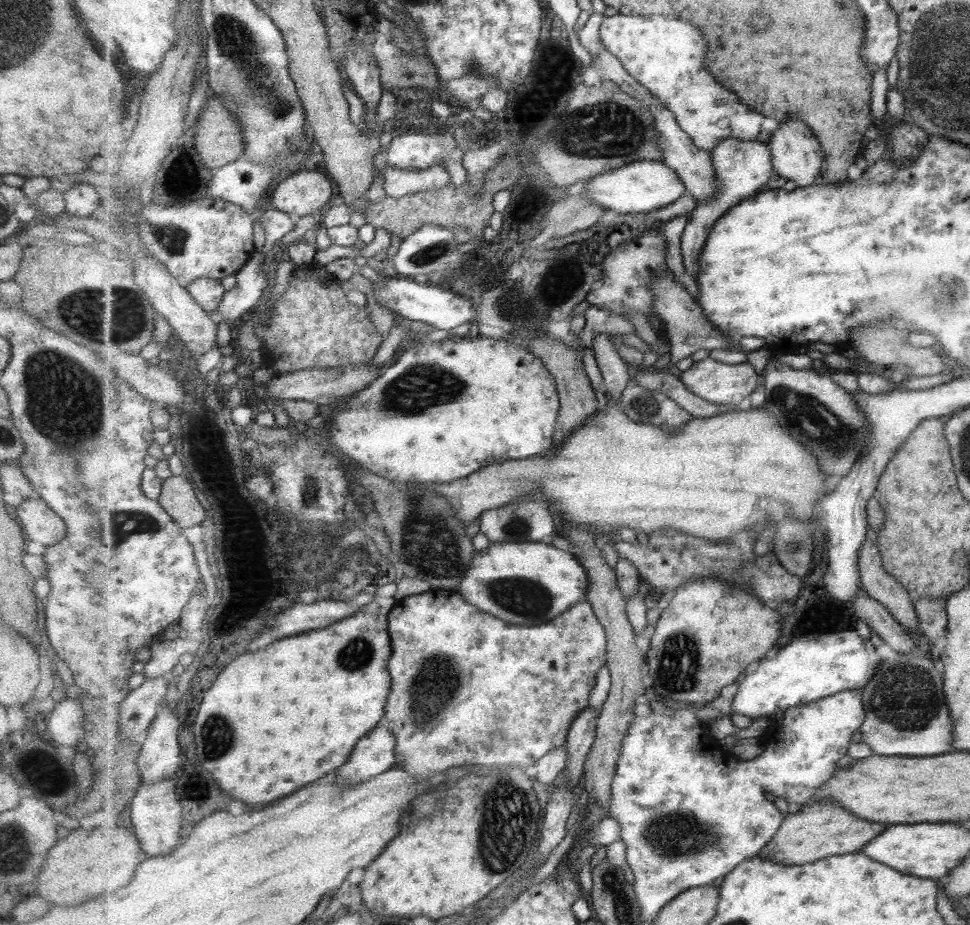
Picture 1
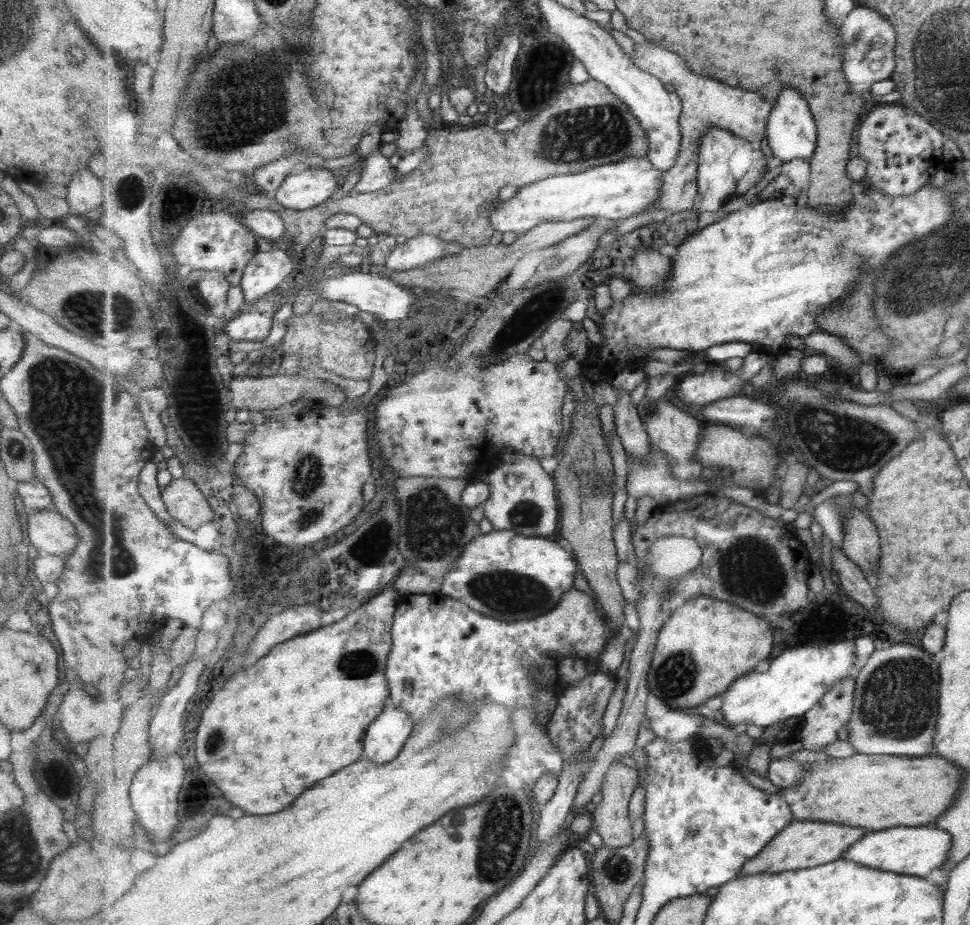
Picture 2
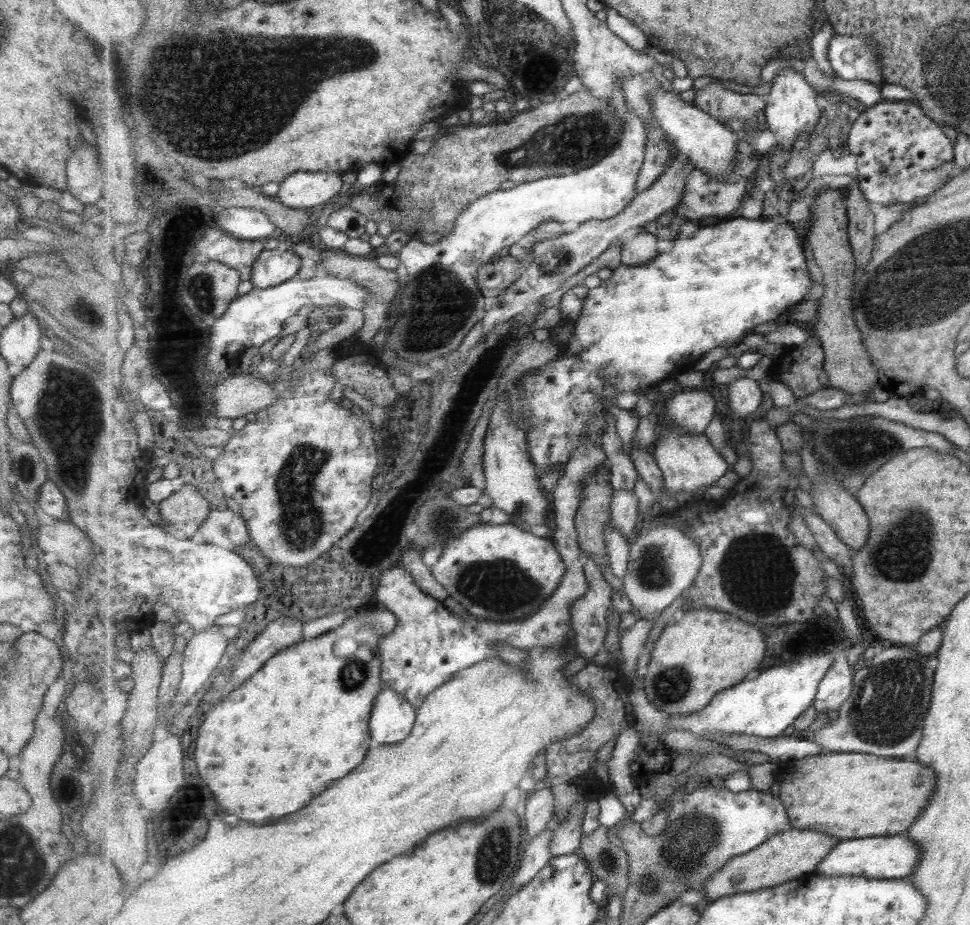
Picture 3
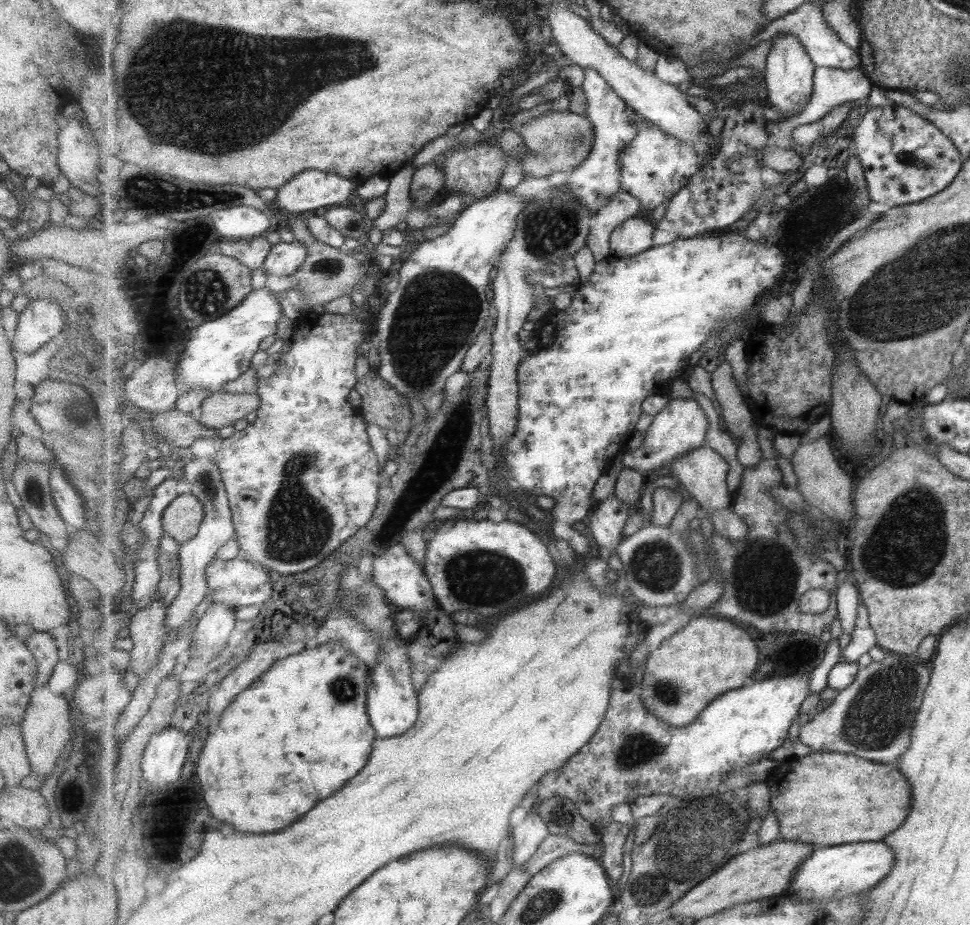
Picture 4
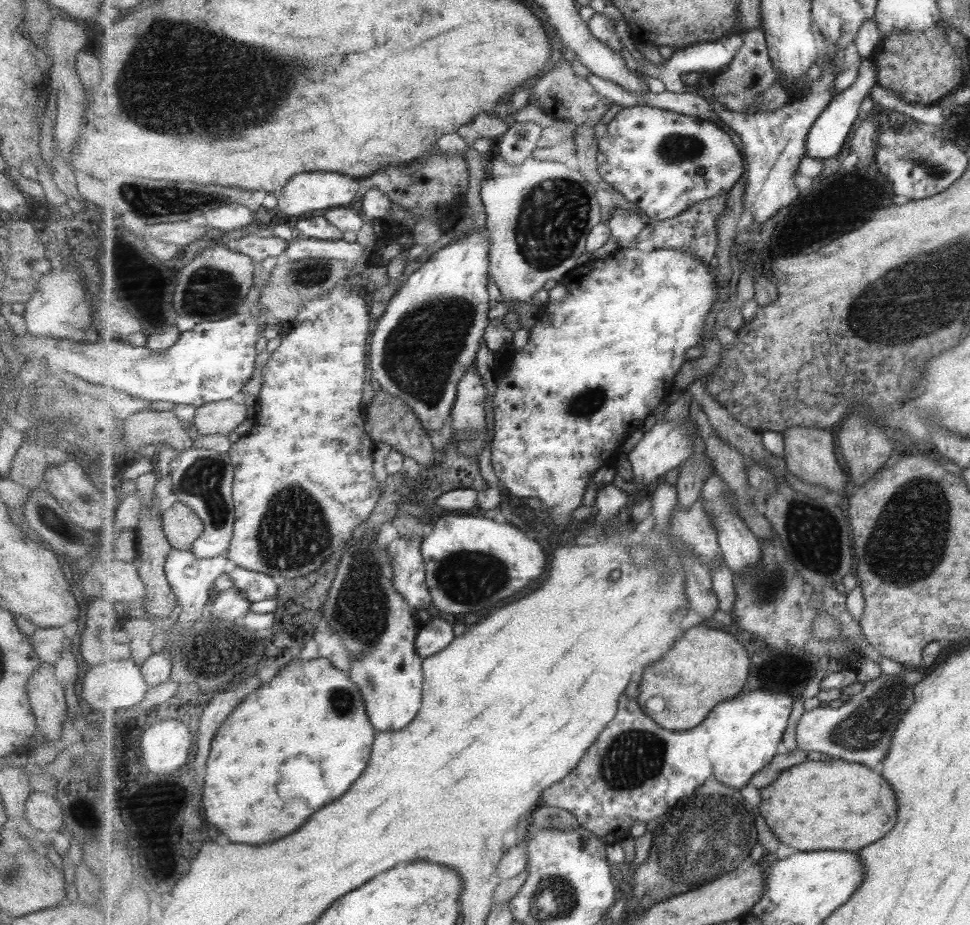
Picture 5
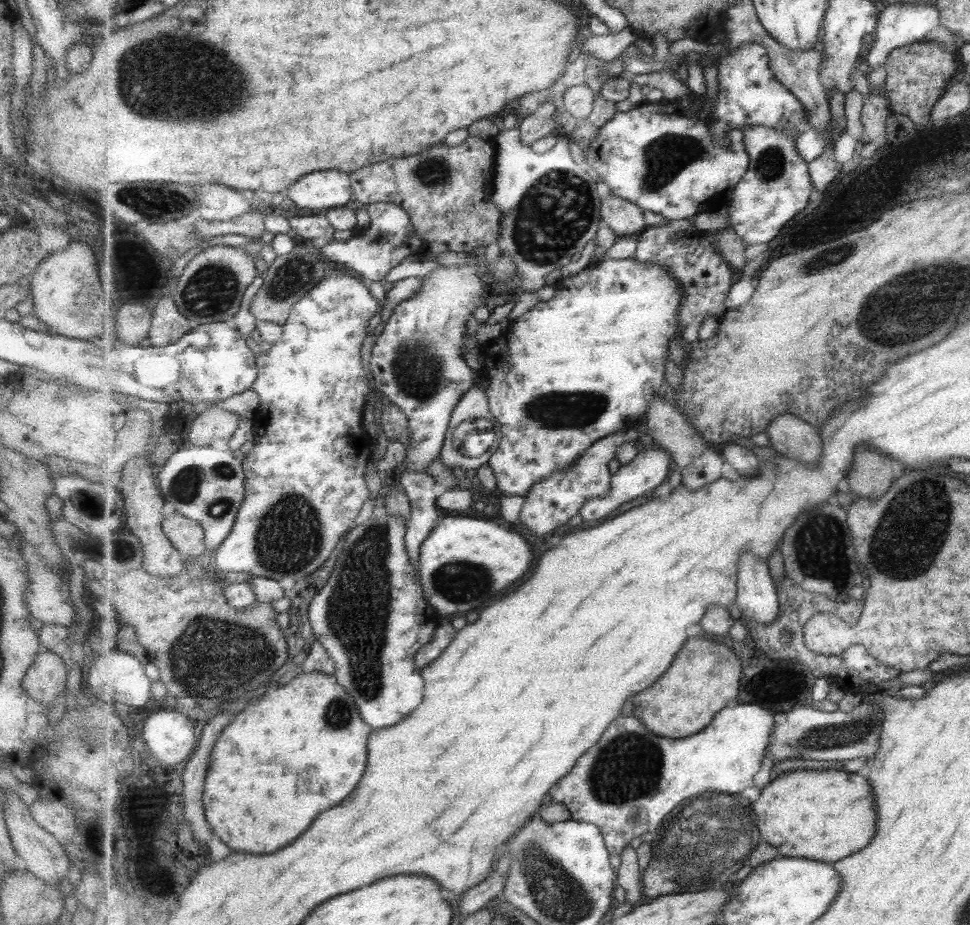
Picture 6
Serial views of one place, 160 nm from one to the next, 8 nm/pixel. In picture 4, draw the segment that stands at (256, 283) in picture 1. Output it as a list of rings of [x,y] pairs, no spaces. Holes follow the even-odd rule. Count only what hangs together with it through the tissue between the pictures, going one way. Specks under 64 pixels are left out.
[[[300,241],[279,242],[263,263],[266,277],[293,277],[308,257],[308,247]]]

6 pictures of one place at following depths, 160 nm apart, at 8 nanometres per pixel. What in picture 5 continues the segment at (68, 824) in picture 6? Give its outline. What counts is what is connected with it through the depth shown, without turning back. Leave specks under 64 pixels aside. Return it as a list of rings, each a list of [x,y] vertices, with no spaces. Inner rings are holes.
[[[31,791],[25,799],[23,814],[31,828],[47,836],[59,832],[63,826],[59,801],[52,794]]]

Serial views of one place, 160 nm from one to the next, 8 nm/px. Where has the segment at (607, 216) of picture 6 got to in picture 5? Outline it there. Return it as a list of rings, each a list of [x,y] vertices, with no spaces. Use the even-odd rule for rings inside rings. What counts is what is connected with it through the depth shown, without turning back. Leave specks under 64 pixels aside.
[[[616,208],[610,219],[610,225],[612,237],[616,240],[618,248],[629,249],[631,246],[635,246],[637,236],[643,232],[646,223],[645,218],[637,213]]]

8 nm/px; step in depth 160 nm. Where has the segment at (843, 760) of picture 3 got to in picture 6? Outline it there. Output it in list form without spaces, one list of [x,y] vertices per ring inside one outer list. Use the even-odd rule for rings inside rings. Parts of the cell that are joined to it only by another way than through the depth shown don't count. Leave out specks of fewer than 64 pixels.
[[[805,768],[795,770],[789,774],[783,774],[775,782],[771,782],[765,792],[762,791],[761,798],[756,800],[755,812],[759,816],[761,833],[769,844],[777,846],[781,850],[781,856],[791,858],[808,858],[828,863],[835,863],[843,860],[856,852],[867,848],[877,834],[878,826],[878,804],[874,786],[869,779],[850,773],[843,769],[837,770],[817,770]]]

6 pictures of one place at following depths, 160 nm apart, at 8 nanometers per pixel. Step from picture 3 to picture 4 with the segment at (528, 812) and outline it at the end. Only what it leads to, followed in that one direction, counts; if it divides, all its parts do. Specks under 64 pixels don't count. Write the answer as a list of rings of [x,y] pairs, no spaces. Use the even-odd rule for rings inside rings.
[[[535,807],[526,815],[525,820],[513,828],[513,868],[525,865],[539,850],[551,834],[539,810]]]

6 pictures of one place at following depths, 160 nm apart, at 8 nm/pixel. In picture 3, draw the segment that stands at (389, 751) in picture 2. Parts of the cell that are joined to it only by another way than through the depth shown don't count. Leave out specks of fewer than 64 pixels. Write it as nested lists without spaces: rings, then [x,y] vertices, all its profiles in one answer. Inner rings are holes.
[[[385,686],[377,697],[370,731],[374,744],[399,744],[406,741],[413,732],[418,709],[402,694]]]

